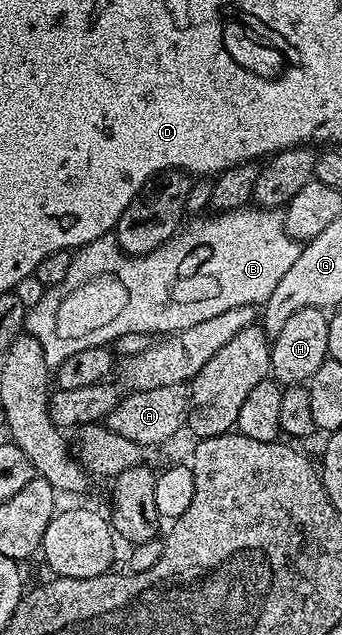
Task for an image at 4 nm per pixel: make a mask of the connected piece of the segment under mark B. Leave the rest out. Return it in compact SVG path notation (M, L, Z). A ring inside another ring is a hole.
M247 204L239 207L238 210L214 212L209 216L195 217L193 220L190 220L190 223L188 222L181 227L180 232L176 233L173 238L168 239L162 246L144 255L132 256L126 254L125 251L119 249L118 242L114 236L97 238L86 246L78 247L76 253L70 259L70 267L64 276L64 280L60 280L60 284L43 289L41 291L42 295L38 298L38 303L35 306L31 305L26 311L25 329L38 338L50 368L57 368L61 362L68 360L68 356L72 356L72 352L80 352L80 348L84 348L88 344L113 344L117 337L123 336L123 334L128 332L165 336L176 330L192 328L192 324L201 324L202 321L209 320L212 316L220 316L220 312L228 312L228 308L240 308L241 306L261 307L262 303L268 300L268 296L272 296L272 291L276 288L276 284L280 284L280 279L284 277L284 272L288 272L288 268L292 268L292 264L296 264L296 256L300 246L297 241L290 238L285 230L285 220L281 209L267 210L265 208L255 208L253 205Z

